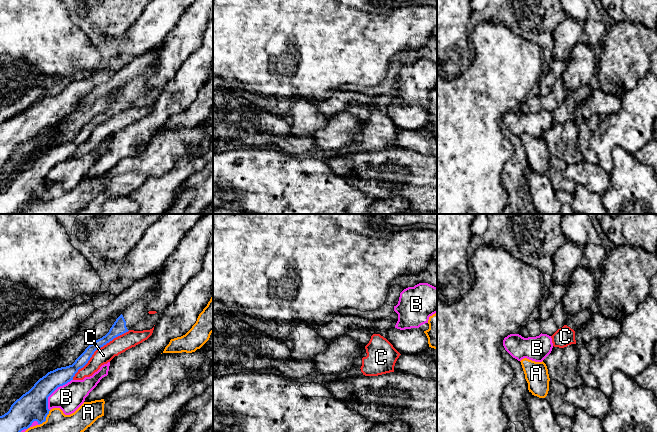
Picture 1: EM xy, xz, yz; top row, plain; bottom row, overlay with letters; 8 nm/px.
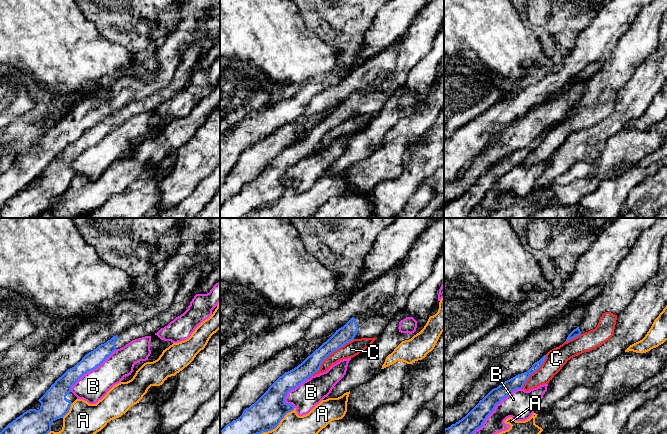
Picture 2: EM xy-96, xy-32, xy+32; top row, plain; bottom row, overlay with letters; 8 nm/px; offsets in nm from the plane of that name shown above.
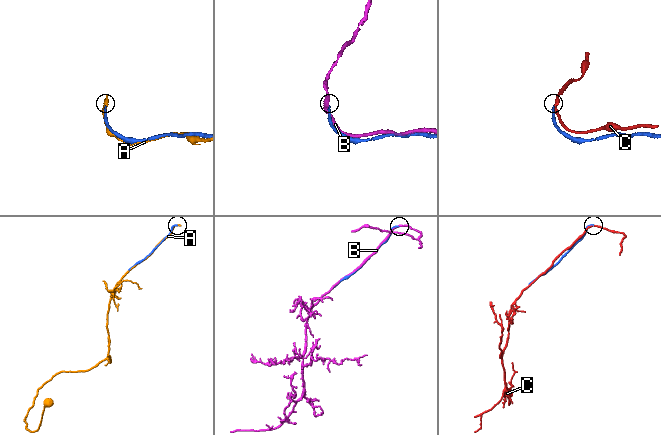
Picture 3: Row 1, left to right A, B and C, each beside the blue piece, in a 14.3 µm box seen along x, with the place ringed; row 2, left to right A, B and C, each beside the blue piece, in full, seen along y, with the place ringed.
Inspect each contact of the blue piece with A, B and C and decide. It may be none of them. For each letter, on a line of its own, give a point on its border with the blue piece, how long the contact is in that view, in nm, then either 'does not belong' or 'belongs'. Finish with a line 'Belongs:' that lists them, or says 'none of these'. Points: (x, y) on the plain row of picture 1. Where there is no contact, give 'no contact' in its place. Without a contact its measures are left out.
A: xy (45, 194) | 150 nm | does not belong
B: xy (53, 167) | 320 nm | does not belong
C: xy (97, 124) | 600 nm | does not belong
Belongs: none of these

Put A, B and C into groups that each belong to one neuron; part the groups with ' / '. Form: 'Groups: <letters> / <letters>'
Groups: A / B / C

